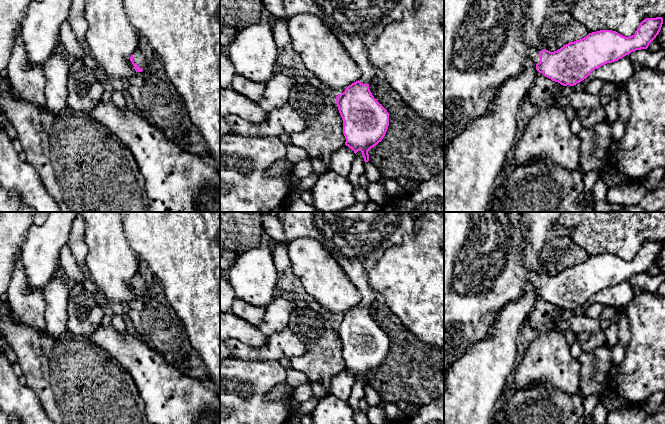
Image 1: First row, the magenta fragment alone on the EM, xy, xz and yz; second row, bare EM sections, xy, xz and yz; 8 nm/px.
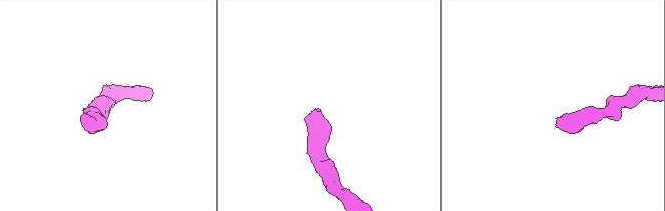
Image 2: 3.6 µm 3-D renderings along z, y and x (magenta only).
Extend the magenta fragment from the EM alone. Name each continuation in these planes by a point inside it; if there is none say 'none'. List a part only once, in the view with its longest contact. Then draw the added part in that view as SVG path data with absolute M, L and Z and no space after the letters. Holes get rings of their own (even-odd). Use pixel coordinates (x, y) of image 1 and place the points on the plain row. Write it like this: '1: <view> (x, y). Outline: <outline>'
1: xy (138, 281). Outline: M135 274L133 277L133 285L136 287L141 293L145 293L146 291L146 283L143 277L140 274Z

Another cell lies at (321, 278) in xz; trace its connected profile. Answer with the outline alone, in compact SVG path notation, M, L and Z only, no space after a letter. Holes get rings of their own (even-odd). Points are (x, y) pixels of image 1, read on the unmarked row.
M297 238L286 248L305 297L314 299L334 318L360 303L360 292L320 242Z

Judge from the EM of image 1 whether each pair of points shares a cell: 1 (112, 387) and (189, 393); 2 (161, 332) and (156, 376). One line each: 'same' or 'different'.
1: different
2: different

